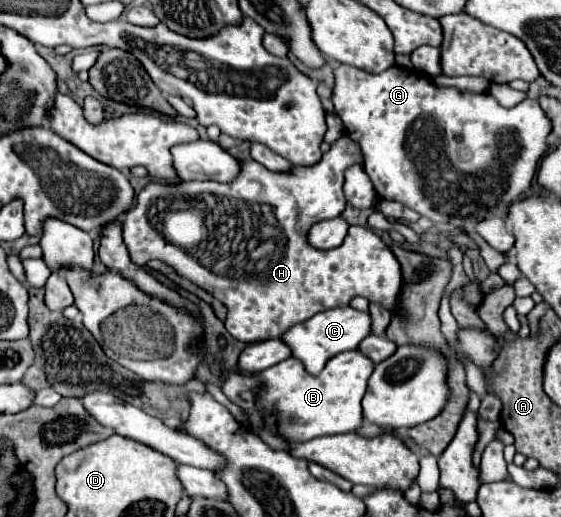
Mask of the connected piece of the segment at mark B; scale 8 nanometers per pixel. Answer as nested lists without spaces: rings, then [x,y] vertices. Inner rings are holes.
[[[351,350],[345,354],[337,354],[337,358],[331,358],[325,366],[325,370],[317,376],[309,374],[305,366],[297,358],[287,358],[285,362],[279,362],[277,366],[267,368],[259,376],[241,376],[241,374],[229,374],[229,378],[223,384],[223,392],[229,396],[231,402],[241,406],[247,414],[251,424],[257,424],[261,420],[259,412],[253,404],[245,402],[241,396],[255,388],[263,386],[261,402],[265,408],[271,408],[277,416],[277,428],[279,436],[289,440],[311,440],[317,436],[333,436],[333,434],[345,434],[355,432],[363,424],[363,410],[361,400],[367,390],[367,380],[373,372],[375,364],[359,350]]]

